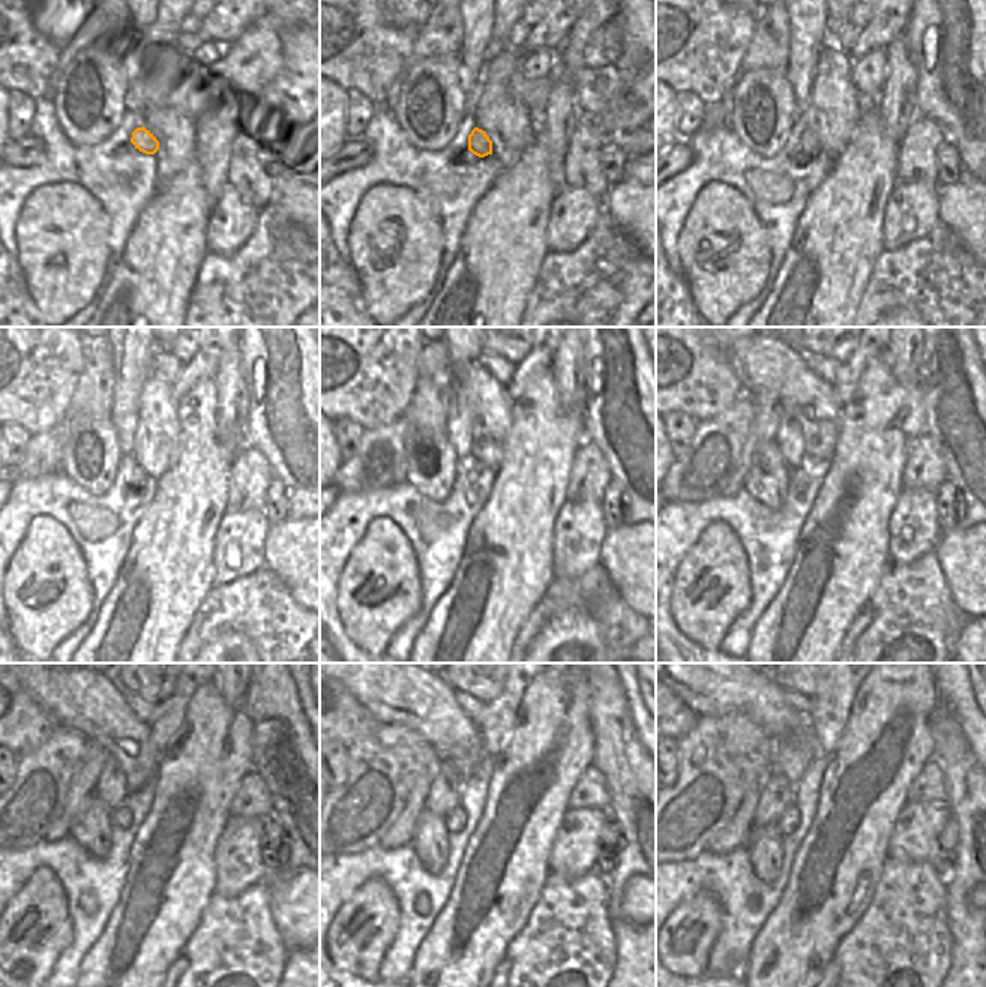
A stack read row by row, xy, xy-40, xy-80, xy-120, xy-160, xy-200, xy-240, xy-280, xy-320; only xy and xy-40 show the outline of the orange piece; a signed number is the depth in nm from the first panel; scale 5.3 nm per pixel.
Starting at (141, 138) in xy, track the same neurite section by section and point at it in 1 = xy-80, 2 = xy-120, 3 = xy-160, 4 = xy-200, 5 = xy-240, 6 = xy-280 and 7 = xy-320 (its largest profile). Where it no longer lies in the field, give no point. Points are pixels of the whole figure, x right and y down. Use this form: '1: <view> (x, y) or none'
1: xy-80 (811, 147)
2: xy-120 (138, 476)
3: xy-160 (473, 474)
4: xy-200 (799, 477)
5: xy-240 (122, 818)
6: xy-280 (455, 821)
7: xy-320 (788, 822)

